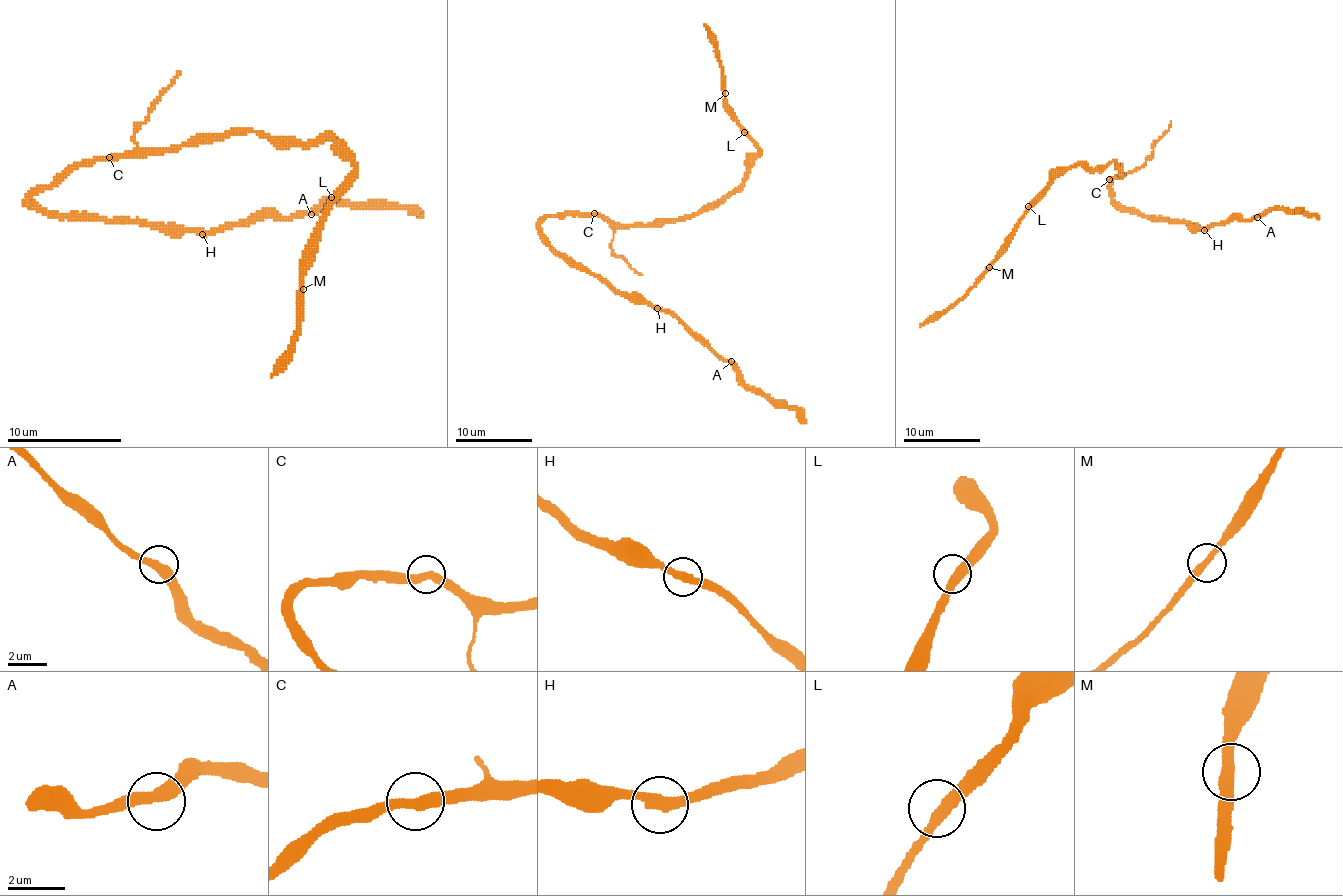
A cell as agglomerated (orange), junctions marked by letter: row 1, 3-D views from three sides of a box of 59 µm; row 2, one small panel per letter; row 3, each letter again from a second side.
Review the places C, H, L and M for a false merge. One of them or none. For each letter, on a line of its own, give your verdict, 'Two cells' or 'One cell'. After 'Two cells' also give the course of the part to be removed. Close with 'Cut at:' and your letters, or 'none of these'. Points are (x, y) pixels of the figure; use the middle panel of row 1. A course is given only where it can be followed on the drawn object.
C: One cell
H: One cell
L: One cell
M: One cell
Cut at: none of these

